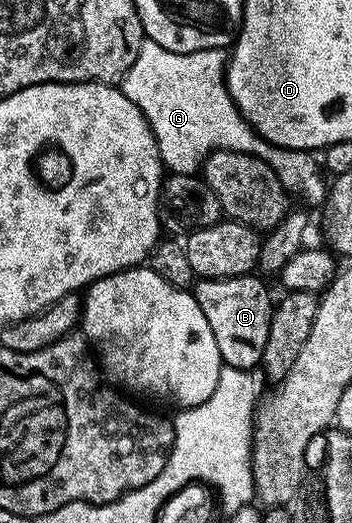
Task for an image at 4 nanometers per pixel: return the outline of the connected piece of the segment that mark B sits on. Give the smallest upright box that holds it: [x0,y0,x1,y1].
[193,273,273,371]

